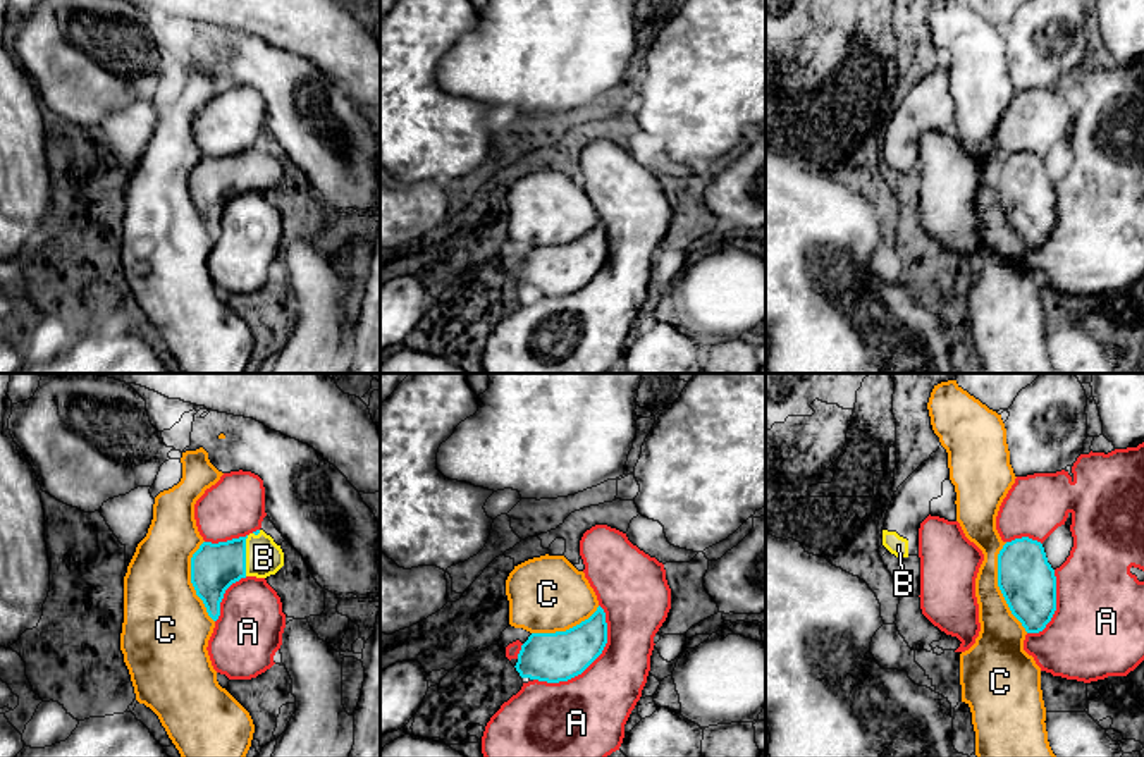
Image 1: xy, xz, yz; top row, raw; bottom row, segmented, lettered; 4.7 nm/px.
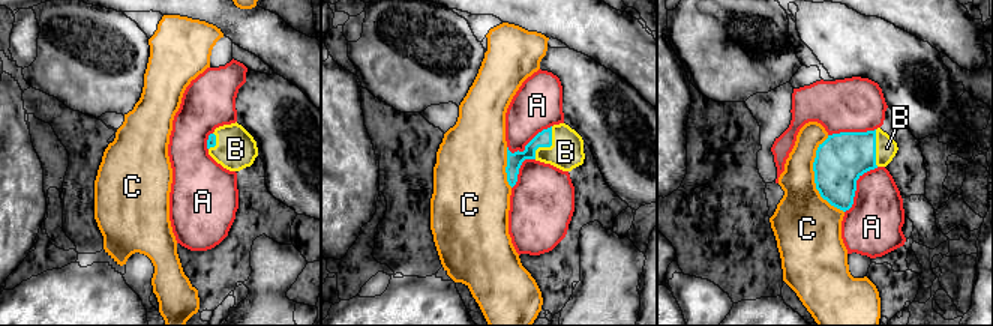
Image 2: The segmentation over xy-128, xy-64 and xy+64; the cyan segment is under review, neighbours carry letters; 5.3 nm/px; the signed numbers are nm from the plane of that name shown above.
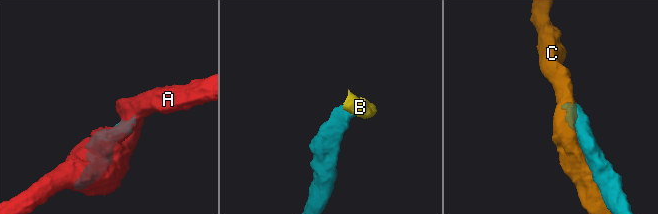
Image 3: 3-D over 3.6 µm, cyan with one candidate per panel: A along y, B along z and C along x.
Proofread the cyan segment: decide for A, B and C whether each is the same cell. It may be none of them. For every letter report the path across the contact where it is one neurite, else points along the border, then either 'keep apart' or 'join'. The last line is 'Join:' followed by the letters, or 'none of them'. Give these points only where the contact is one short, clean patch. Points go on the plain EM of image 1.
A: keep apart
B: across xy (214, 181), (245, 171), (264, 172) | join
C: keep apart
Join: B

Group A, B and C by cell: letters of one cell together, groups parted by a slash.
A C / B

